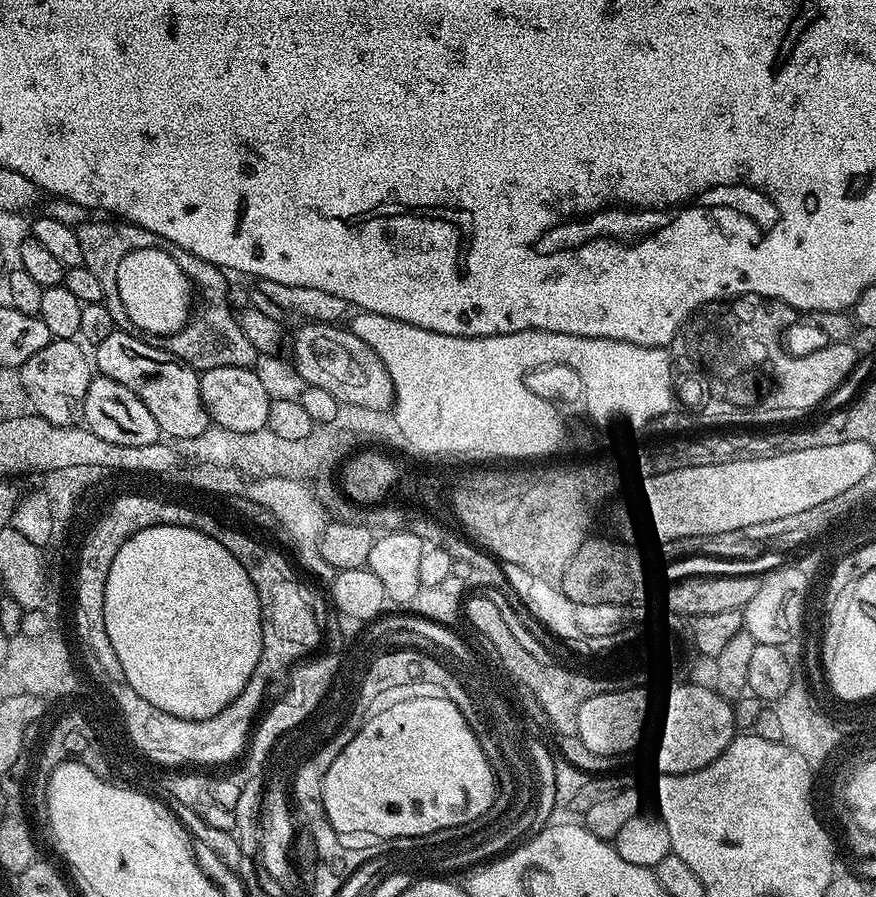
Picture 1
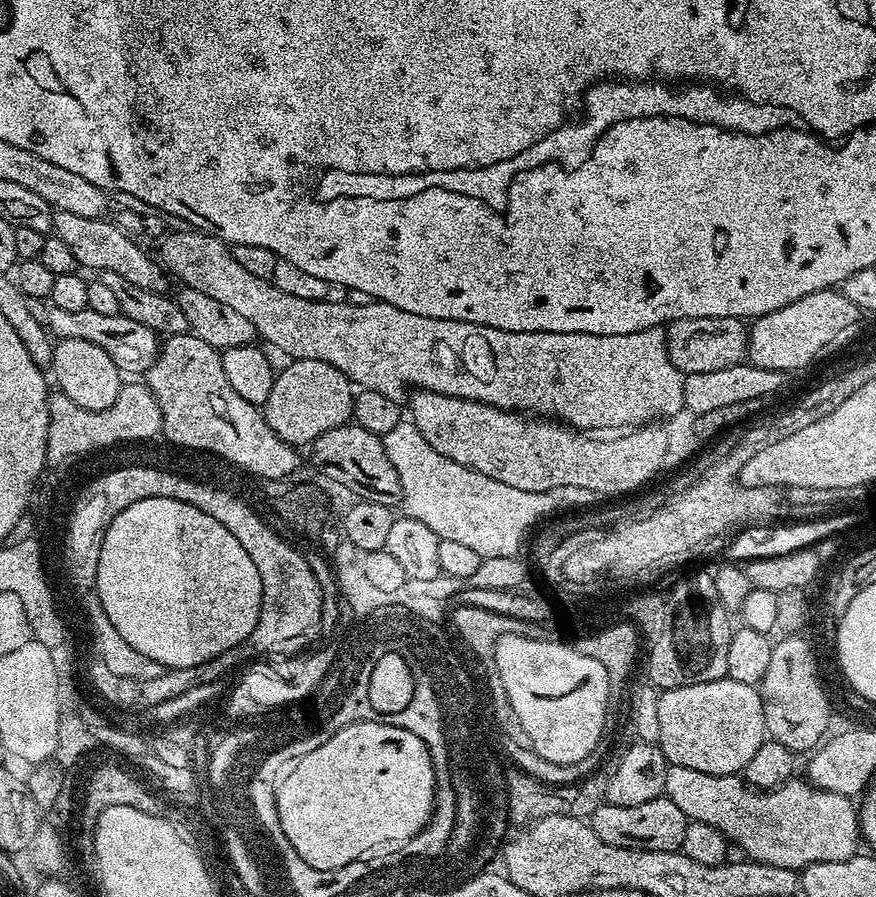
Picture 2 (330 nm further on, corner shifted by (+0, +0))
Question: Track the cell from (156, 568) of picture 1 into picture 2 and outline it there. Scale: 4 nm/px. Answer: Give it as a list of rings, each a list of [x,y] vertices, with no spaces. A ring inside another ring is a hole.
[[[142,498],[134,502],[118,514],[105,532],[105,540],[102,542],[100,563],[100,590],[104,598],[108,615],[115,621],[124,636],[131,640],[136,648],[143,649],[149,656],[155,656],[157,660],[167,661],[175,668],[189,668],[198,666],[207,660],[218,658],[223,651],[238,646],[252,630],[258,620],[259,608],[262,606],[262,578],[258,578],[258,566],[254,566],[254,558],[242,550],[240,543],[229,535],[226,526],[222,522],[214,522],[210,514],[202,514],[194,506],[186,502],[178,502],[174,498]]]

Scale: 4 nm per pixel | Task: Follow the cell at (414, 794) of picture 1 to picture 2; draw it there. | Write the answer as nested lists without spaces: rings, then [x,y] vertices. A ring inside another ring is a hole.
[[[378,720],[358,721],[339,730],[318,749],[295,761],[275,789],[282,830],[297,848],[302,862],[314,870],[332,872],[335,868],[355,864],[362,854],[379,849],[379,844],[388,844],[391,840],[407,842],[426,827],[432,816],[435,770],[426,742],[399,723],[379,724]]]

